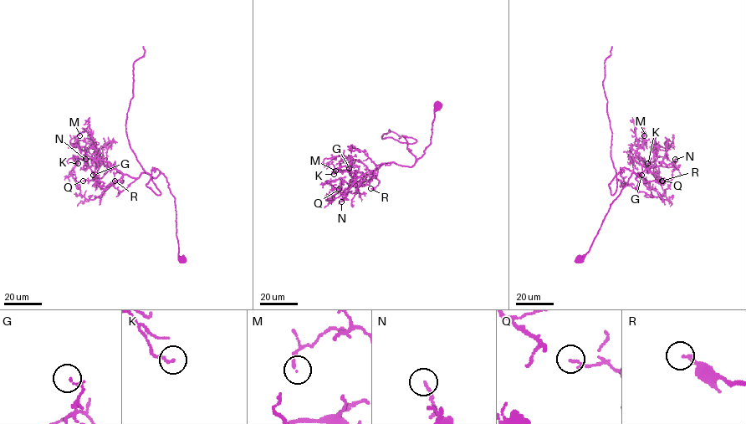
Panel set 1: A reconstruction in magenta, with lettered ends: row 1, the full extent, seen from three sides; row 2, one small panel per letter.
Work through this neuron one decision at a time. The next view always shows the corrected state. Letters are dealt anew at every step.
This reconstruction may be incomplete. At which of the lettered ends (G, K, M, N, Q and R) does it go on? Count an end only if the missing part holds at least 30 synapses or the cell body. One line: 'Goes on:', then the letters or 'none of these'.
Goes on: R

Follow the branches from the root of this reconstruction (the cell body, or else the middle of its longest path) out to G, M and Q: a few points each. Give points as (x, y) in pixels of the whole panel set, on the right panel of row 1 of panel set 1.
G: (578, 259), (633, 172), (650, 188), (641, 175)
M: (578, 259), (631, 175), (640, 177), (638, 172), (636, 178), (649, 169), (636, 151), (644, 135)
Q: (578, 259), (588, 251), (610, 204), (633, 172), (640, 177), (637, 173), (636, 178), (648, 169), (662, 181)

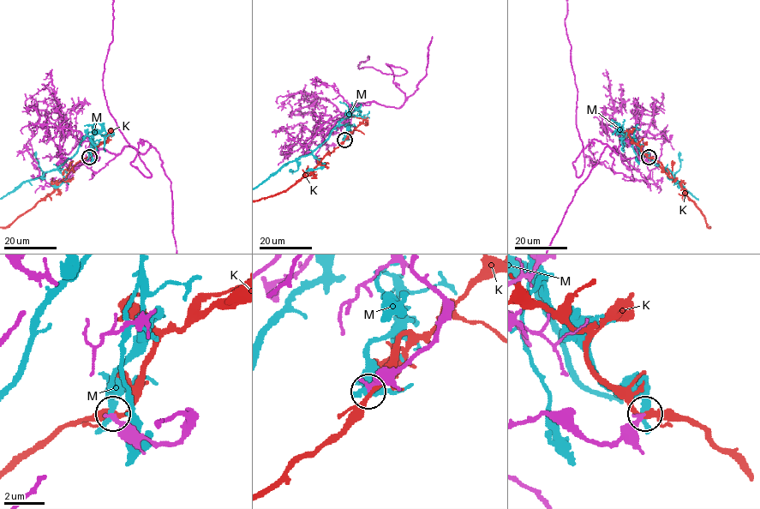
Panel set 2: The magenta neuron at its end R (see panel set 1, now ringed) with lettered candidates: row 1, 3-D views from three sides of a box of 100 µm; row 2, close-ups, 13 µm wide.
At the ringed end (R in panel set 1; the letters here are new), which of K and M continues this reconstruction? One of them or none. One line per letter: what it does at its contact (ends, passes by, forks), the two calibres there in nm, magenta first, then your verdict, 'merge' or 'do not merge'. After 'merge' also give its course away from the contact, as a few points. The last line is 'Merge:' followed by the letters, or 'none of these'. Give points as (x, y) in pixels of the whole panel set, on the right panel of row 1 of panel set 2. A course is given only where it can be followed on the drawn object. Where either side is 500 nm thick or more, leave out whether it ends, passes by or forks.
K: it passes by | 360/240 nm | do not merge
M: it ends | 320/380 nm | do not merge
Merge: none of these

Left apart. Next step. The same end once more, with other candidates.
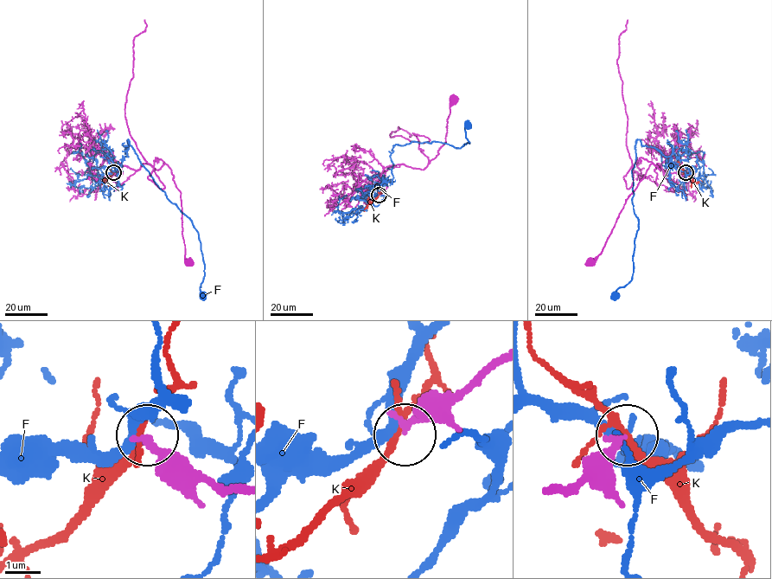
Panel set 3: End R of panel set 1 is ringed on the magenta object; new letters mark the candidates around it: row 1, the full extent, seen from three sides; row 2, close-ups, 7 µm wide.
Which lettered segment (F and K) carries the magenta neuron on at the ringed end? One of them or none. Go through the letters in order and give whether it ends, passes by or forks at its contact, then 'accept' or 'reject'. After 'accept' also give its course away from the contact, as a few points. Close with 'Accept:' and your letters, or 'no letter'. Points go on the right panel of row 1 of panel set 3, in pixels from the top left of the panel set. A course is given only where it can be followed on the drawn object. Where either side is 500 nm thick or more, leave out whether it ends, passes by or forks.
F: it forks | reject
K: it forks | reject
Accept: no letter

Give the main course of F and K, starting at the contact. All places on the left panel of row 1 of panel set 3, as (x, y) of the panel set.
F: (113, 172), (128, 157), (127, 139), (156, 184), (197, 231), (204, 264), (202, 294)
K: (113, 172), (104, 182), (99, 181)

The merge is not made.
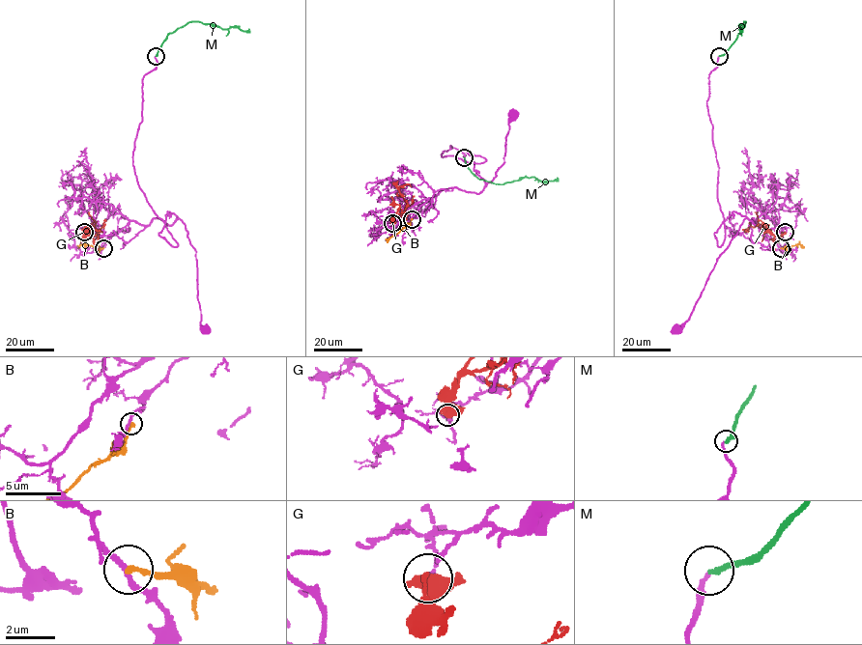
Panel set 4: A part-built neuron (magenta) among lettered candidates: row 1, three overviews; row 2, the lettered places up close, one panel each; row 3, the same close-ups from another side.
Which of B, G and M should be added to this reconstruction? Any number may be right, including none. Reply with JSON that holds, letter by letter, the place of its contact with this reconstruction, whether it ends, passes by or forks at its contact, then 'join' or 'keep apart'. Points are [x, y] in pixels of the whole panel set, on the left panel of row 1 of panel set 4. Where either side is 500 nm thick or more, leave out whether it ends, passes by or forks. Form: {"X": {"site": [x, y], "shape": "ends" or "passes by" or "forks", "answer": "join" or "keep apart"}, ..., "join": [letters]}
{"B": {"site": [103, 248], "shape": "ends", "answer": "keep apart"}, "G": {"site": [84, 232], "answer": "keep apart"}, "M": {"site": [156, 56], "shape": "ends", "answer": "join"}, "join": ["M"]}

